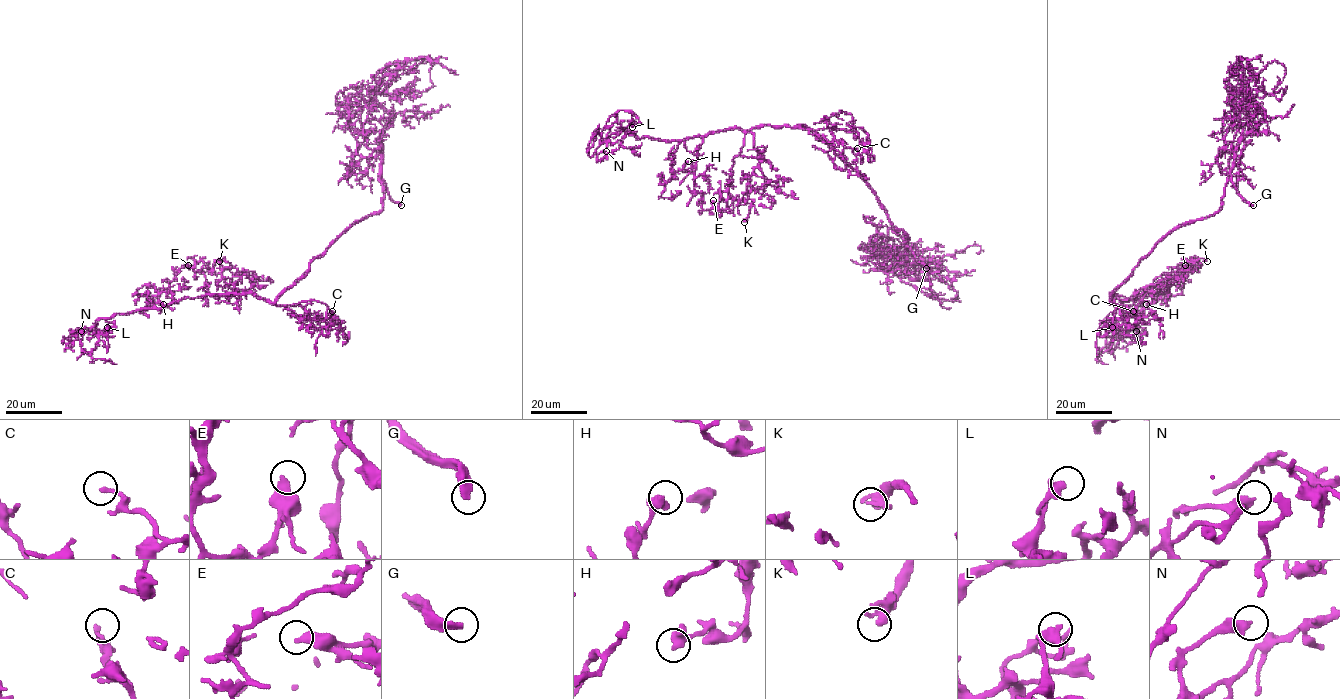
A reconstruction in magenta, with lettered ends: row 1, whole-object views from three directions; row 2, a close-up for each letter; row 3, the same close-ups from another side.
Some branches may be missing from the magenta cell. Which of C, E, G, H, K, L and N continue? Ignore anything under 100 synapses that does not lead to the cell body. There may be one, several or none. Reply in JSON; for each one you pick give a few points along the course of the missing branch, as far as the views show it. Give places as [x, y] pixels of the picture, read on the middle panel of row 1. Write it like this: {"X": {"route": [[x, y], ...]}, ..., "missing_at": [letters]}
{"G": {"route": [[926, 268], [936, 301], [951, 323], [1036, 387], [1045, 378]]}, "missing_at": ["G"]}

